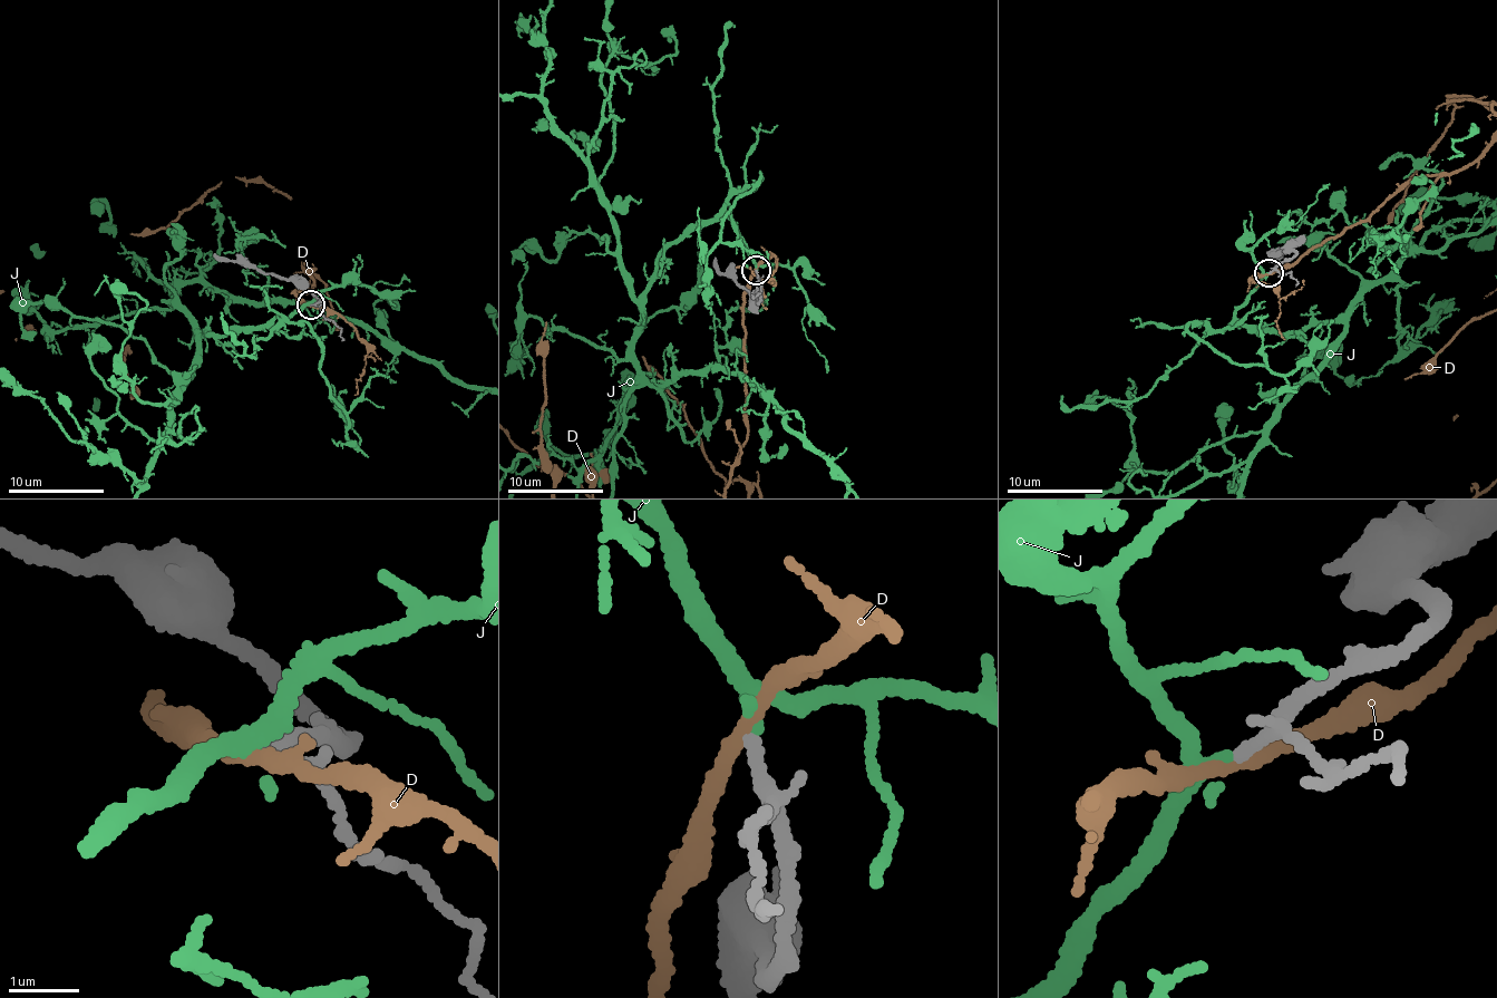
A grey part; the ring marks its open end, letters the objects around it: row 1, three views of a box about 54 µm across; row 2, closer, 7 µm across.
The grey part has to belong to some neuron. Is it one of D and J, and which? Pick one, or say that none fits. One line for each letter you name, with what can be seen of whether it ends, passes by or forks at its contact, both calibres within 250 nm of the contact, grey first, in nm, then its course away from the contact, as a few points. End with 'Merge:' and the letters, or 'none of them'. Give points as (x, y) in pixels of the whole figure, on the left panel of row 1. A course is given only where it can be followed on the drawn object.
J: It passes by. Thickness 140 nm (grey) against 240 nm
Merge: J

